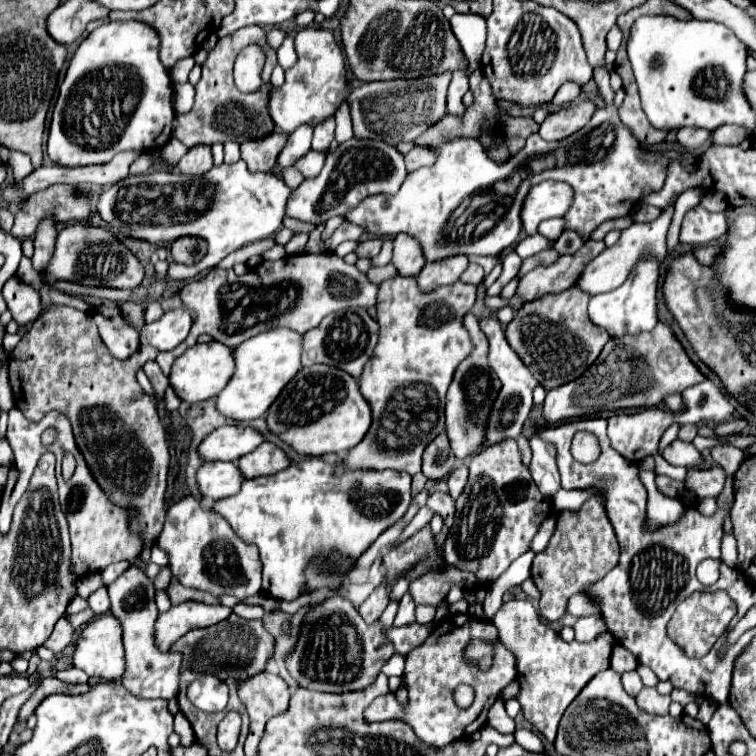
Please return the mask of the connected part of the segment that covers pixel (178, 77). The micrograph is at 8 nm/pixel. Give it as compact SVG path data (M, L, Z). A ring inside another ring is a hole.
M194 57L180 59L172 69L170 69L171 78L174 83L186 83L190 74L190 69L194 67Z

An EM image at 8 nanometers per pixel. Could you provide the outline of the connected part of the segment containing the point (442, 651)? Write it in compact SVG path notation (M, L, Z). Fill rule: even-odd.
M450 615L446 617L440 627L436 627L430 637L416 647L412 653L406 655L406 685L408 688L408 707L402 709L392 693L378 697L368 709L366 719L368 721L386 721L386 719L402 719L402 711L406 711L406 723L414 729L414 733L428 745L444 747L450 741L456 741L464 737L466 727L478 719L484 705L494 699L498 699L500 691L516 677L514 667L514 655L506 647L502 647L502 641L498 639L498 629L490 621L482 621L478 617L466 615ZM470 639L490 639L494 643L494 663L482 671L480 667L474 667L466 659L466 643ZM460 683L468 683L476 691L476 699L468 709L458 709L452 701L452 689Z

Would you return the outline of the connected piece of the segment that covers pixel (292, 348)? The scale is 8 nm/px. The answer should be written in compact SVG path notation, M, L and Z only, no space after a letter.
M274 329L262 335L254 335L252 339L246 339L234 351L236 371L230 383L218 395L216 401L218 411L236 421L250 421L262 417L270 409L270 403L274 403L274 399L280 395L282 387L286 387L286 383L296 375L296 371L302 369L300 357L302 357L302 335L298 335L298 331Z

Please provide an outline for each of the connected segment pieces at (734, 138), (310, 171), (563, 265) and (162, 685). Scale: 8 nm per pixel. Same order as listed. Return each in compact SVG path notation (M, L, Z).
M724 125L724 127L718 127L710 141L712 145L738 145L742 143L744 139L748 137L748 133L742 129L742 127L736 127L736 125Z
M308 151L308 155L304 155L302 159L298 159L298 163L294 163L294 167L304 175L304 177L314 177L320 173L322 163L324 163L326 153L316 153L316 151Z
M588 239L580 247L580 251L576 251L572 255L562 255L550 267L536 267L530 273L526 273L520 279L518 295L522 295L526 301L530 301L542 293L560 293L560 291L570 289L578 281L578 275L582 275L586 263L590 263L604 249L606 249L604 241Z
M130 567L126 575L116 579L112 585L108 585L108 595L112 599L112 615L120 619L124 627L124 649L126 649L126 673L122 677L126 689L138 697L154 699L170 699L178 695L178 683L180 683L180 665L182 655L178 651L160 651L154 639L154 623L158 617L156 603L154 603L154 589L148 587L152 583L144 573L140 573L136 567Z

